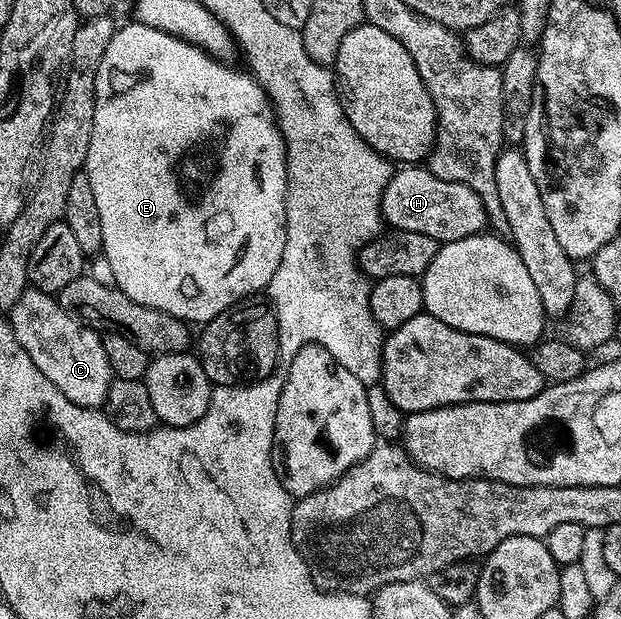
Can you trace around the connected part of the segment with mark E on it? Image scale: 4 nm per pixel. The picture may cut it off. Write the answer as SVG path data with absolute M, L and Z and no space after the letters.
M129 20L115 36L111 36L109 50L99 60L99 72L95 72L95 120L91 128L91 144L87 148L84 173L91 180L95 191L95 204L99 208L99 224L103 228L101 249L107 264L115 271L115 286L135 304L147 304L147 308L159 308L187 324L204 324L225 310L244 303L252 294L268 287L279 260L283 260L285 243L285 197L287 196L287 164L285 141L277 126L277 113L256 78L244 69L232 70L229 64L213 58L206 50L185 42L182 38L147 28L147 24Z

